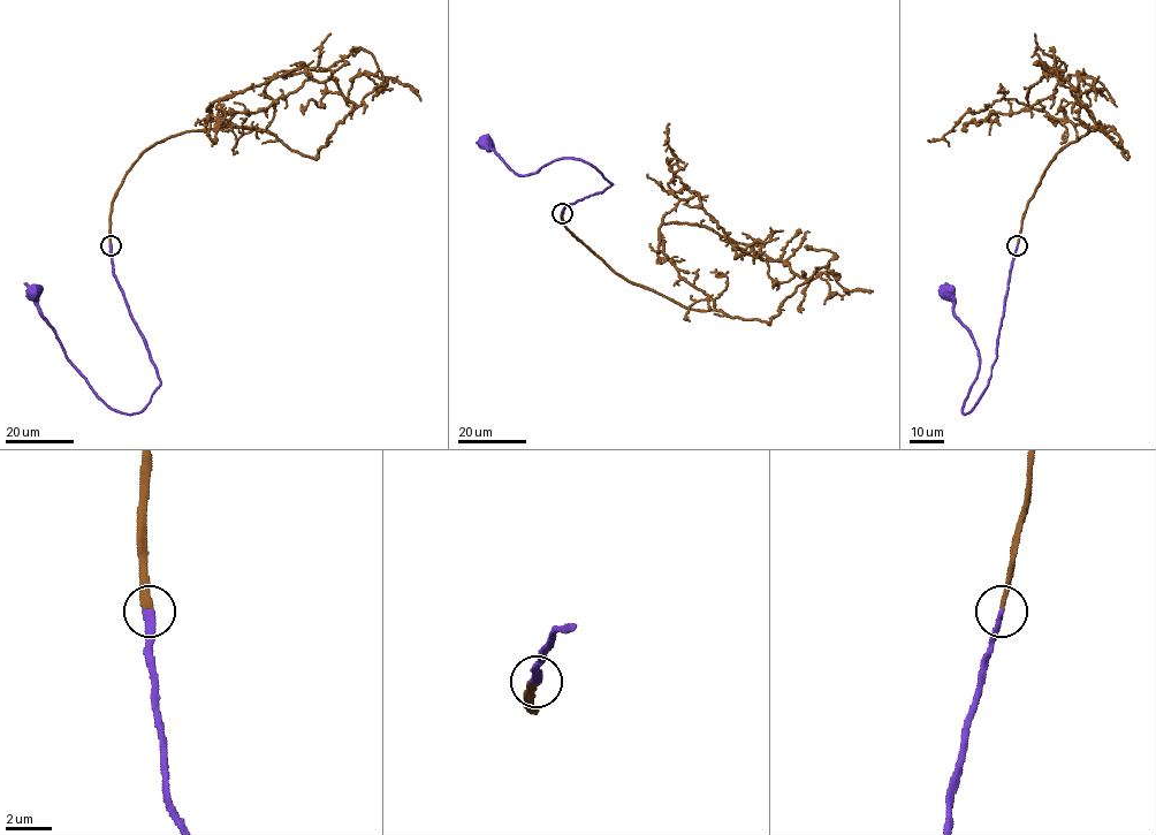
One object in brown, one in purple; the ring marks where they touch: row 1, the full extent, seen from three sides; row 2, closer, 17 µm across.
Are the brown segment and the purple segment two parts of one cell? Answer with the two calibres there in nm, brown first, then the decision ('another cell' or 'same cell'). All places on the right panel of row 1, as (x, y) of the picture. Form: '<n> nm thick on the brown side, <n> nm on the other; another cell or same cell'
280 nm thick on the brown side, 280 nm on the other; same cell

